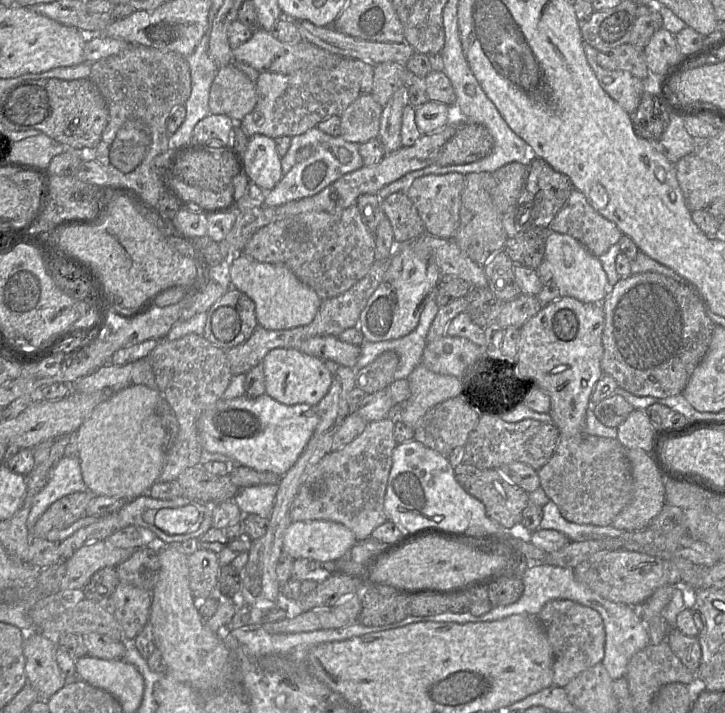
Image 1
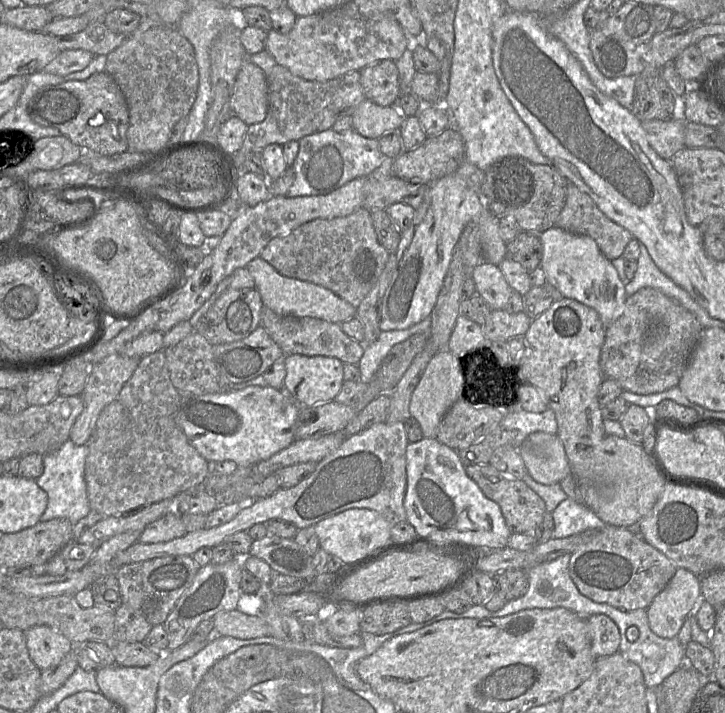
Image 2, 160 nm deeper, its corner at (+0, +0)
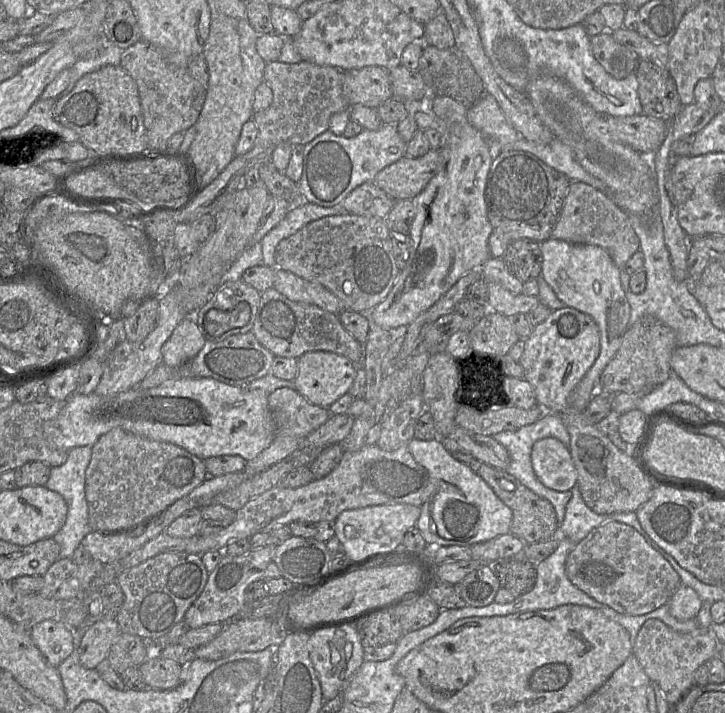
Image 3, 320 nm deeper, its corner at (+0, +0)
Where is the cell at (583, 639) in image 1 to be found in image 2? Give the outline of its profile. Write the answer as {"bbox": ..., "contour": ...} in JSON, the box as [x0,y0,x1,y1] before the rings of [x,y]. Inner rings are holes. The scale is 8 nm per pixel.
{"bbox":[586,614,620,658],"contour":[[[593,614],[586,618],[591,632],[591,653],[595,658],[618,652],[620,632],[615,622],[605,614]]]}

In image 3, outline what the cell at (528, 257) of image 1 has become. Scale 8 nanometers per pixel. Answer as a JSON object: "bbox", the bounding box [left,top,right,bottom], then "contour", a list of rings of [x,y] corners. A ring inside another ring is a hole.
{"bbox":[502,238,543,283],"contour":[[[527,238],[513,240],[502,257],[508,270],[523,283],[541,275],[543,254],[540,244]]]}

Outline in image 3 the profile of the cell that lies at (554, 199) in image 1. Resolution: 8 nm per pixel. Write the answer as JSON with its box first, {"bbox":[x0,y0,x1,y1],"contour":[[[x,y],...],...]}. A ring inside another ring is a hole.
{"bbox":[485,149,571,243],"contour":[[[502,149],[499,155],[494,155],[494,159],[492,161],[487,178],[487,185],[485,189],[485,201],[487,205],[488,219],[495,231],[499,231],[501,234],[503,234],[504,237],[509,239],[510,242],[517,239],[527,238],[541,243],[551,237],[551,233],[560,217],[560,213],[562,211],[570,184],[571,181],[567,178],[565,174],[550,167],[534,154],[523,150]]]}

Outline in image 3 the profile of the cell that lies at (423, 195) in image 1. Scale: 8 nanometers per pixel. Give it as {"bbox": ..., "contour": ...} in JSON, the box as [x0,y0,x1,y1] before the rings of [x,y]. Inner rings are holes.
{"bbox":[341,181,395,220],"contour":[[[371,181],[352,190],[341,206],[352,214],[385,220],[394,204],[395,201]]]}

